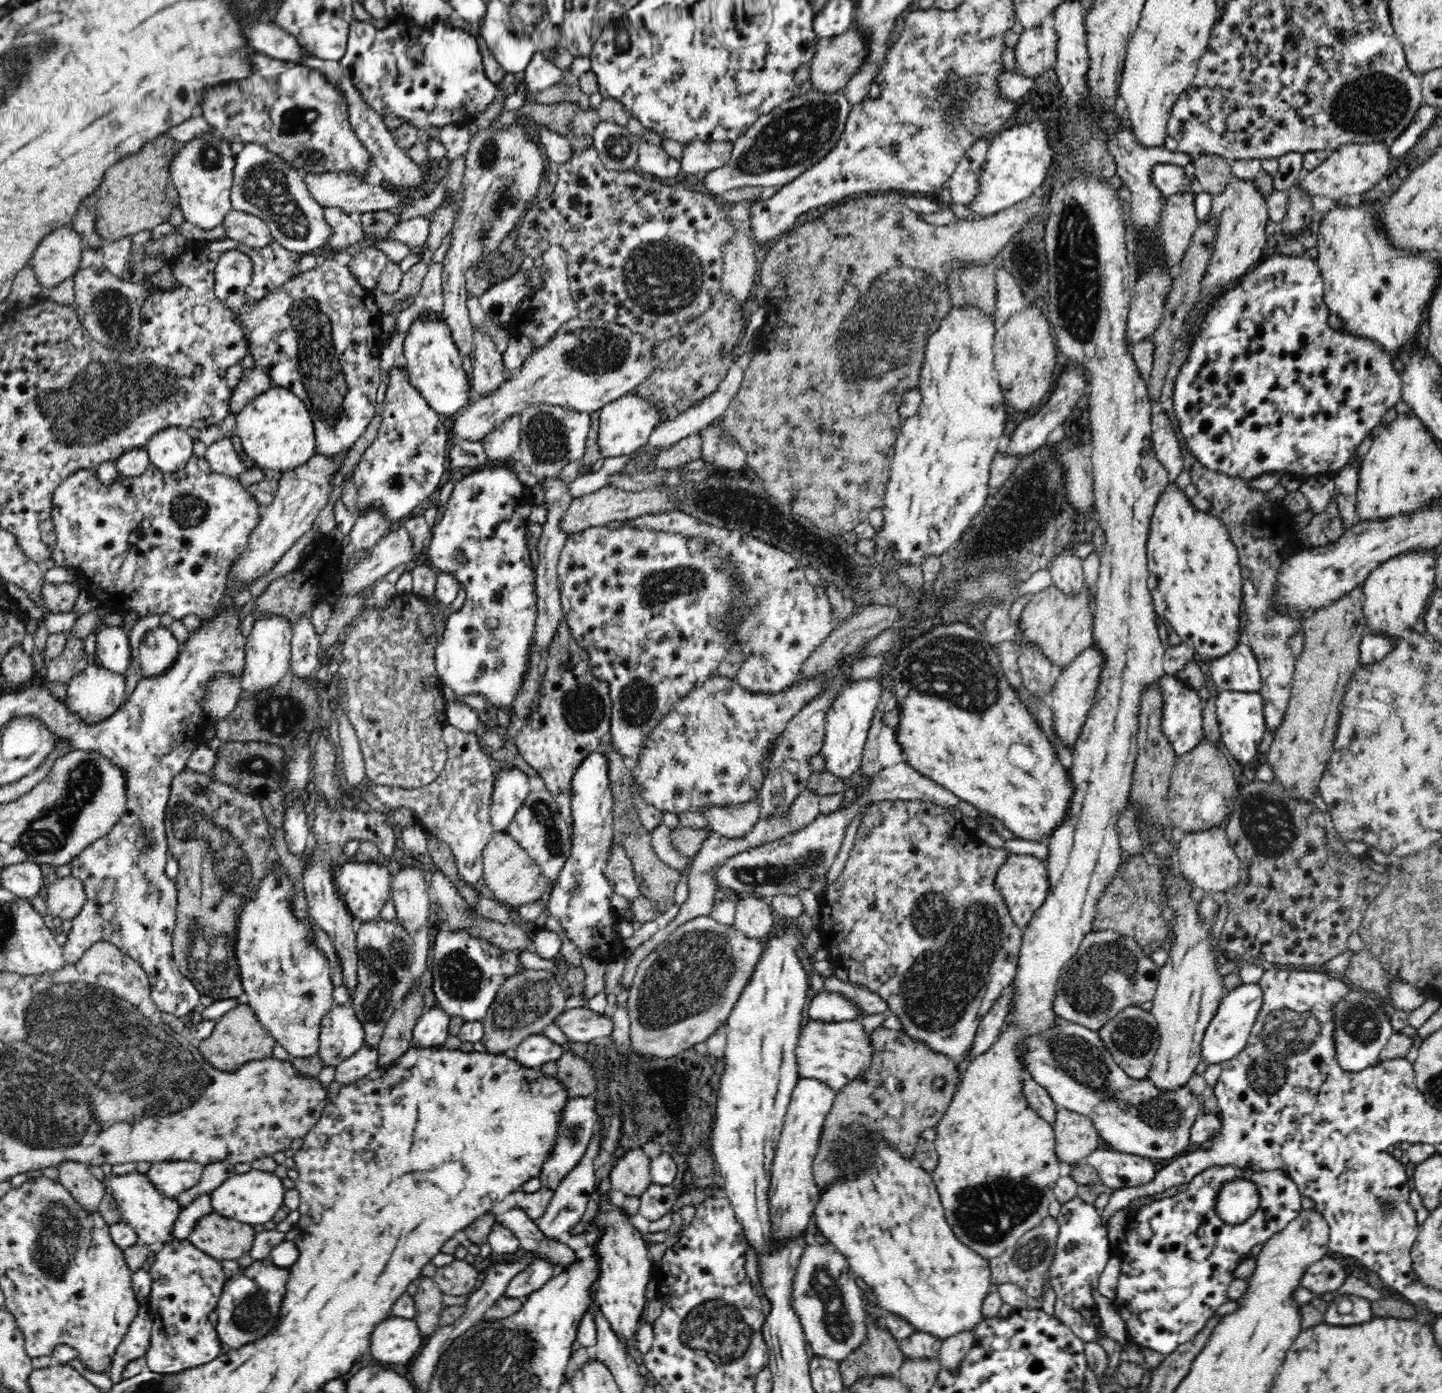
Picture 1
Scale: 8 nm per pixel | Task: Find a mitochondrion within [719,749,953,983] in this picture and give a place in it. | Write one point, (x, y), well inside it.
(757, 873)

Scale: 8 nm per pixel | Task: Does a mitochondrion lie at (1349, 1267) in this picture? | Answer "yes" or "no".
no

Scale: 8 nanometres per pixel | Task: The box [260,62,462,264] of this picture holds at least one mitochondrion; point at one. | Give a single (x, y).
(298, 121)

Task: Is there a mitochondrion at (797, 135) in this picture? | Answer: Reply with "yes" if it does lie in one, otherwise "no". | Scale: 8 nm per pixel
yes

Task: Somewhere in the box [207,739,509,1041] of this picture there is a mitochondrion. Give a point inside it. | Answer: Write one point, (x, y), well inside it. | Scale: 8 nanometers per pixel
(385, 965)

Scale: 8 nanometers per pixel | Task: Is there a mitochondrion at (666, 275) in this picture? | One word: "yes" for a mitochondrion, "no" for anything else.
yes

